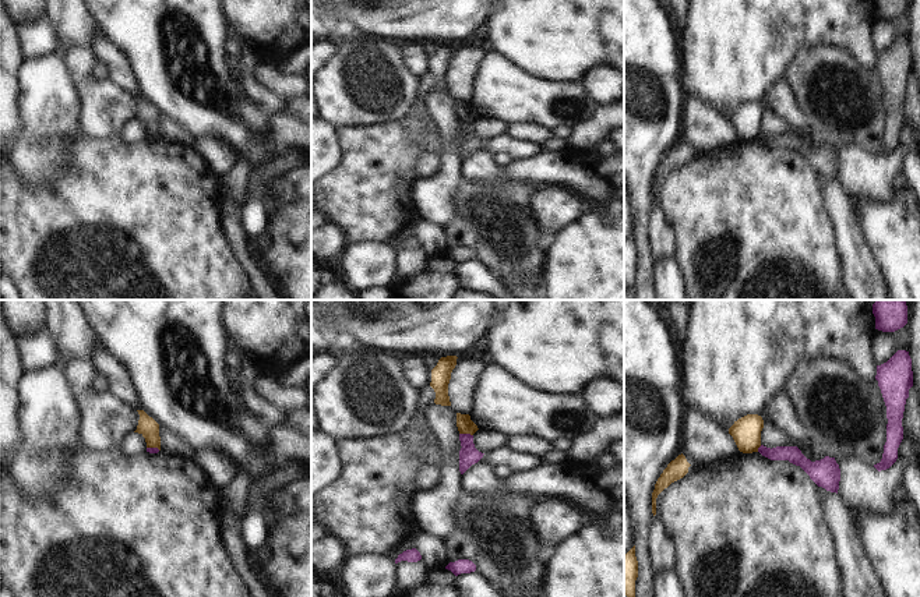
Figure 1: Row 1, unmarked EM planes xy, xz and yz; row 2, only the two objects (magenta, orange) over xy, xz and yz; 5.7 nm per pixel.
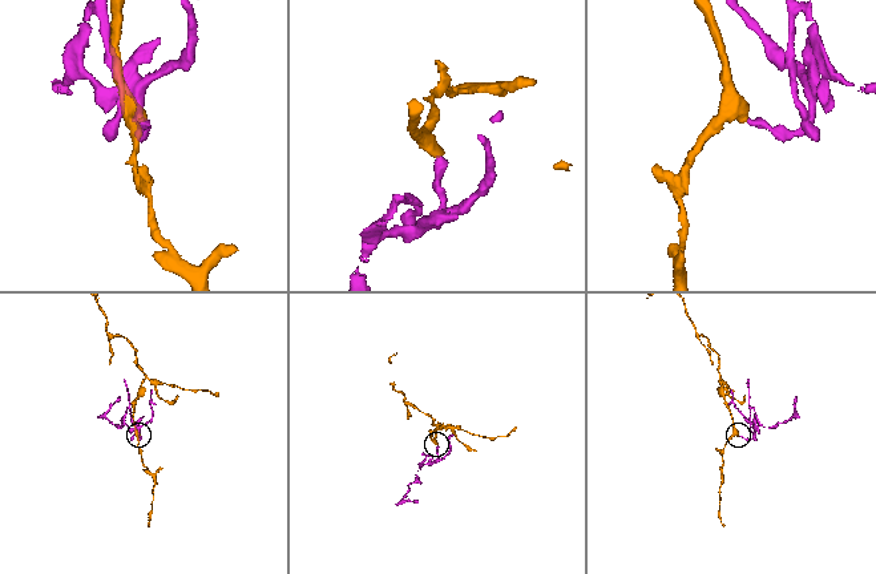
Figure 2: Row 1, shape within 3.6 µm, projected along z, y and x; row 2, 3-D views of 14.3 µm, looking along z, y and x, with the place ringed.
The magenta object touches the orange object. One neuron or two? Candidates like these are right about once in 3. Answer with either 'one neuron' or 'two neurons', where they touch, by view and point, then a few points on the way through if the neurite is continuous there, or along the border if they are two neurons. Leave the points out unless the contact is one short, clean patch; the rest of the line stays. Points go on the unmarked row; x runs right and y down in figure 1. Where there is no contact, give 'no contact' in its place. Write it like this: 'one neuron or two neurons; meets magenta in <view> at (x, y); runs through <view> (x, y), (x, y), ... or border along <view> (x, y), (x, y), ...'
two neurons; meets magenta in xz at (466, 122); border along xz (460, 120), (472, 123)

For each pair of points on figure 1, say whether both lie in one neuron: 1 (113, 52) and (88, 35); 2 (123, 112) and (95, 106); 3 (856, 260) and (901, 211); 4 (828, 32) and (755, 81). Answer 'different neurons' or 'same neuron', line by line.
1: different neurons
2: same neuron
3: different neurons
4: same neuron

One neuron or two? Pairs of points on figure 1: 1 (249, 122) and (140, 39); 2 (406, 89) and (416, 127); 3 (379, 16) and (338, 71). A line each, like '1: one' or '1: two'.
1: one
2: two
3: two

